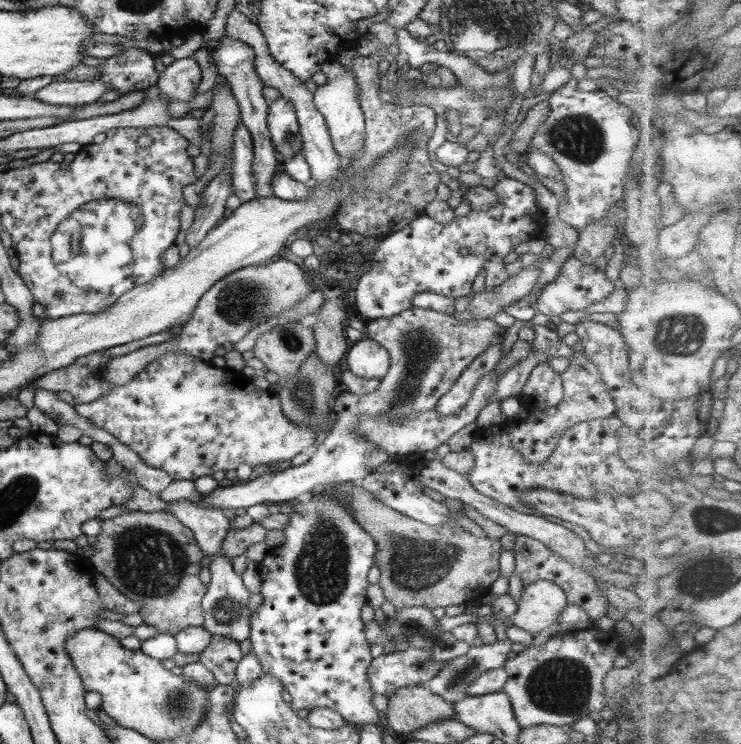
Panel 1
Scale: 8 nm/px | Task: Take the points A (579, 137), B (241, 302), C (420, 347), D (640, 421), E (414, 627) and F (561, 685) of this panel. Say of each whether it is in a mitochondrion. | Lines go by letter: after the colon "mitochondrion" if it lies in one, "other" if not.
A: mitochondrion
B: mitochondrion
C: mitochondrion
D: other
E: mitochondrion
F: mitochondrion

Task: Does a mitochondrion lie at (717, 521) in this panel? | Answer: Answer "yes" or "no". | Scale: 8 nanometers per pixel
yes

